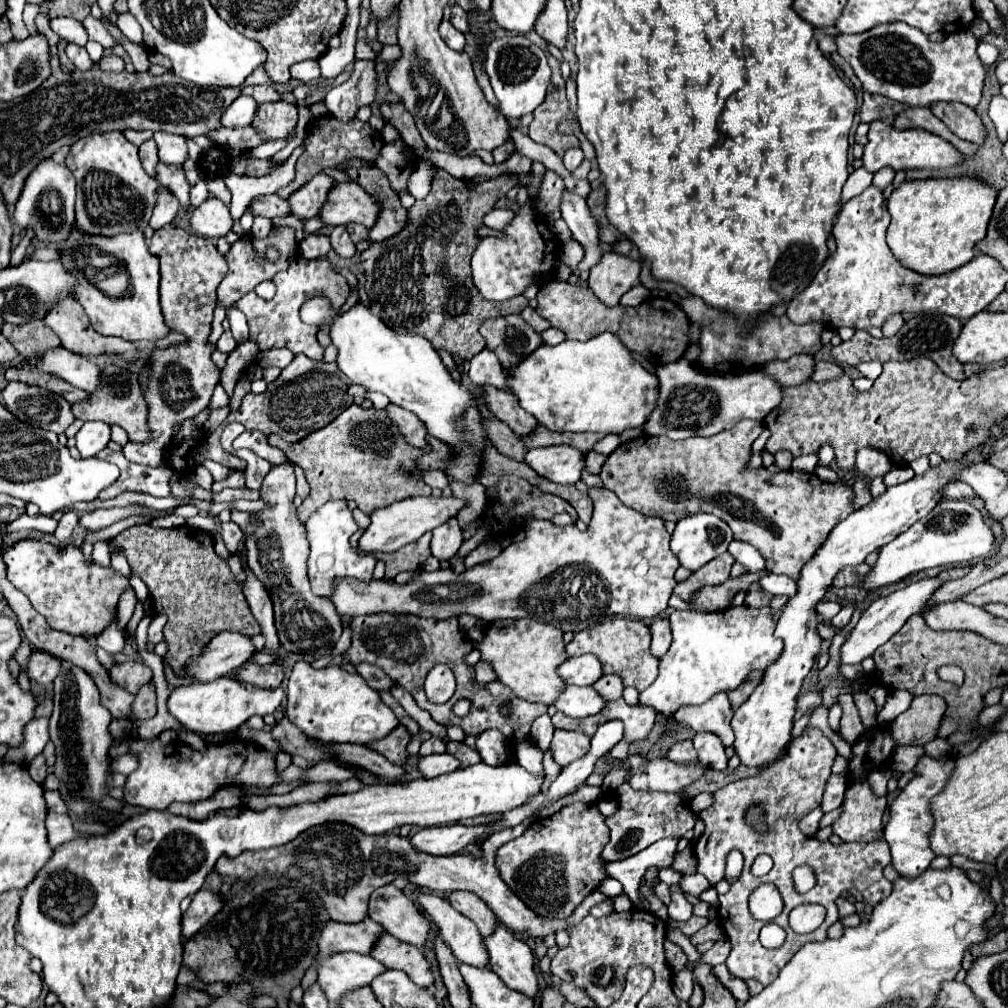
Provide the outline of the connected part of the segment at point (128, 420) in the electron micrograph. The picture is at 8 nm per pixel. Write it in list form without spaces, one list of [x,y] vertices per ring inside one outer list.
[[[106,367],[102,369],[102,383],[90,395],[90,401],[84,401],[82,405],[72,405],[74,417],[82,421],[104,421],[108,425],[120,425],[130,441],[136,443],[146,443],[150,441],[150,427],[148,427],[148,405],[142,397],[140,385],[138,385],[138,375],[130,373],[128,369],[116,369],[116,367]]]

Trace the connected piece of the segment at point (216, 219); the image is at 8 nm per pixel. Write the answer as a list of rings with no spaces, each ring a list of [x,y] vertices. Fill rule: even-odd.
[[[210,197],[206,203],[190,211],[190,225],[194,233],[204,237],[224,237],[232,231],[232,215],[228,205],[224,205],[220,199]]]

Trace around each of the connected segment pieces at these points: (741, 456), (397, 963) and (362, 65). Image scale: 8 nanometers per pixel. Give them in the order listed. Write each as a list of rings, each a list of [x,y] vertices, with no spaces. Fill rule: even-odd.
[[[746,419],[712,437],[690,437],[686,441],[672,441],[668,437],[638,437],[622,443],[612,455],[608,455],[600,477],[604,487],[614,491],[626,507],[648,517],[660,517],[674,523],[692,513],[712,513],[720,517],[728,523],[738,541],[754,545],[766,557],[770,573],[798,579],[802,567],[826,541],[830,531],[854,511],[854,491],[846,483],[824,483],[814,473],[794,469],[770,473],[764,467],[750,469],[748,459],[752,457],[752,443],[762,431],[762,421]]]
[[[388,933],[382,935],[382,941],[378,941],[378,945],[374,947],[372,957],[388,969],[400,969],[408,973],[408,977],[420,987],[434,985],[434,975],[424,953],[418,947],[402,943]]]
[[[374,59],[356,61],[348,81],[334,87],[326,95],[326,107],[338,121],[350,123],[360,107],[374,103],[378,93],[378,75],[374,67]]]

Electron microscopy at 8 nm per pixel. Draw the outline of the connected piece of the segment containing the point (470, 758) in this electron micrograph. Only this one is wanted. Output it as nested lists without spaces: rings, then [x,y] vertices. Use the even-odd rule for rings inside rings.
[[[448,741],[446,753],[458,757],[460,763],[462,763],[462,767],[470,767],[470,765],[482,761],[480,755],[478,755],[478,751],[476,751],[476,749],[470,749],[470,747],[464,745],[464,743],[452,743],[452,741]]]

